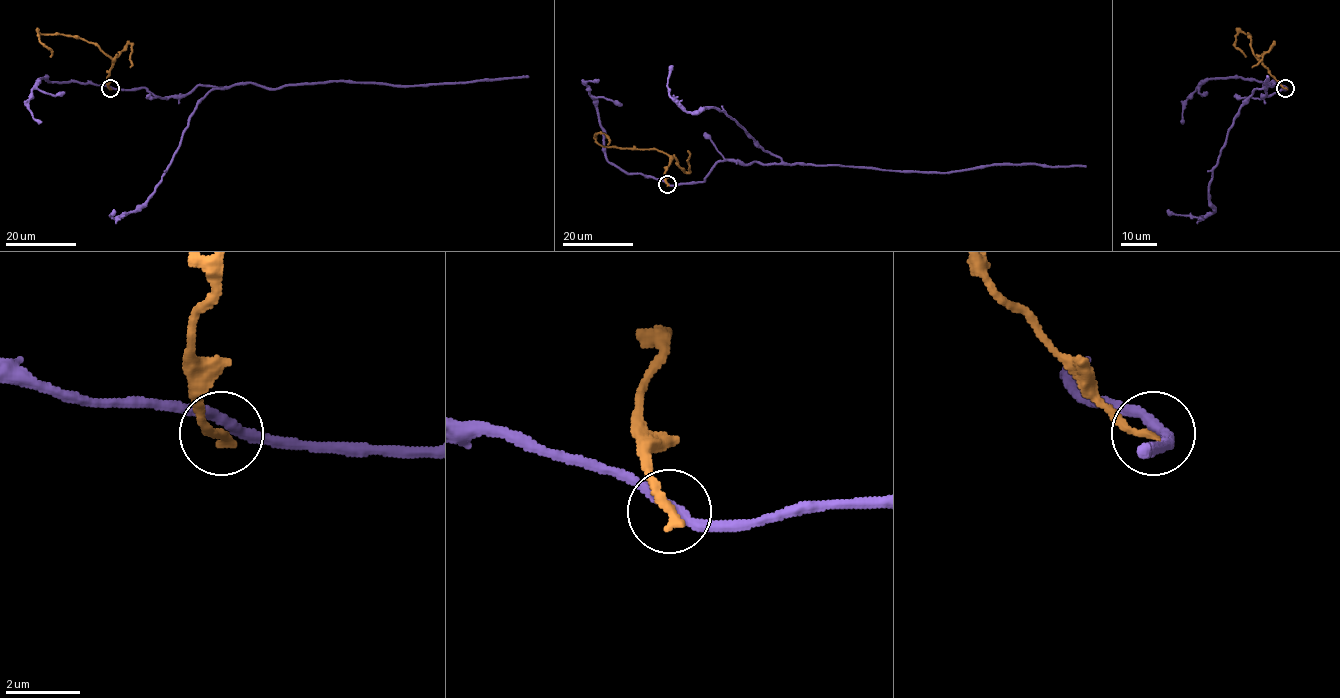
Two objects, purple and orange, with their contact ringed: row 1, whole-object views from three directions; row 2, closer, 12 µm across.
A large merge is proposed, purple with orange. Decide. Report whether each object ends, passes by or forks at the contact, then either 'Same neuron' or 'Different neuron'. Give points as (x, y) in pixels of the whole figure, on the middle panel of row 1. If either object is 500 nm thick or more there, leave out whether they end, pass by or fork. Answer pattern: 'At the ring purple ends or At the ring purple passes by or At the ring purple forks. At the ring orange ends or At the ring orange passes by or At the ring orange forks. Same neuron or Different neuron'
At the ring purple passes by. At the ring orange ends. Different neuron

